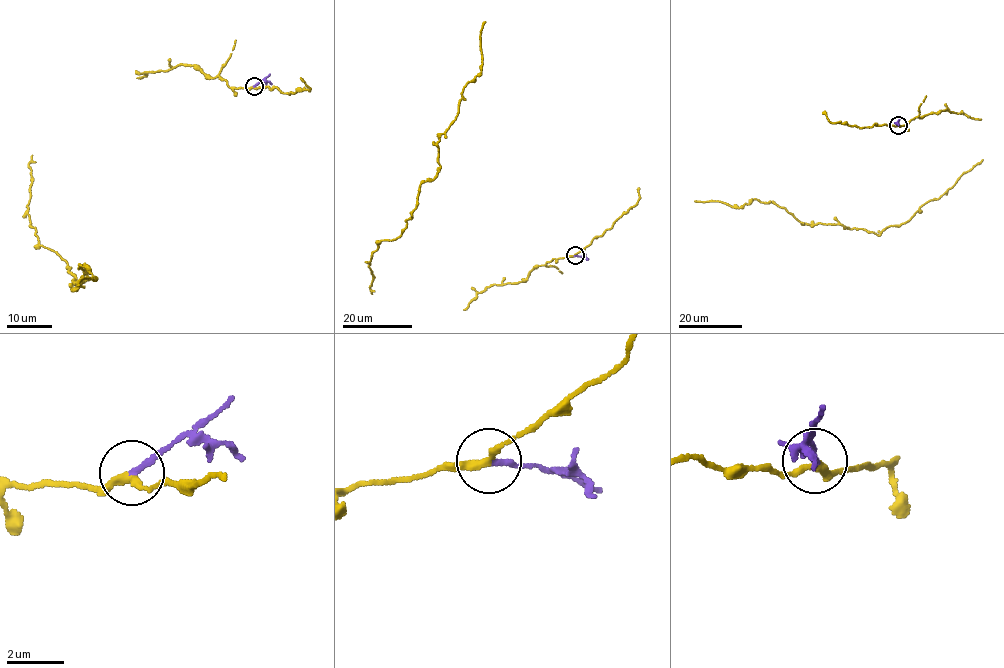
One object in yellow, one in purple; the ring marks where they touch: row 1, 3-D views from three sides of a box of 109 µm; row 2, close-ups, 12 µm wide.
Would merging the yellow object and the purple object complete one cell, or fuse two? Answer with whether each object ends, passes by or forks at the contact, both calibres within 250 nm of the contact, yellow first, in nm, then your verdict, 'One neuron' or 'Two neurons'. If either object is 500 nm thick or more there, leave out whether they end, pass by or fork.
At the ring yellow passes by. At the ring purple ends. Thickness 240 nm (yellow) against 220 nm. Two neurons

